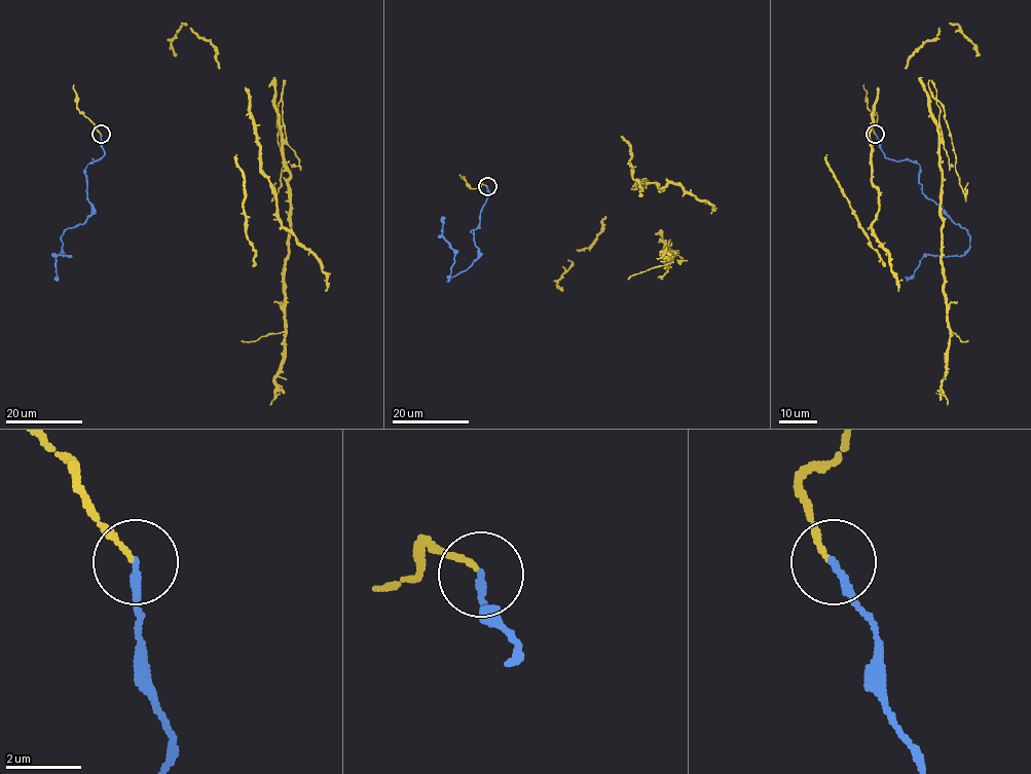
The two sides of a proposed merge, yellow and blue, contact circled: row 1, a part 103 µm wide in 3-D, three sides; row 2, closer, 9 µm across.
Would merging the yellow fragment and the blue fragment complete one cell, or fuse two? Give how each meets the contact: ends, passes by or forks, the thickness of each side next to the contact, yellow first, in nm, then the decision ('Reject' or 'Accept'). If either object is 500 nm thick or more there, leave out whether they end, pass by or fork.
At the ring yellow ends. At the ring blue ends. Thickness 130 nm (yellow) against 200 nm. Accept

